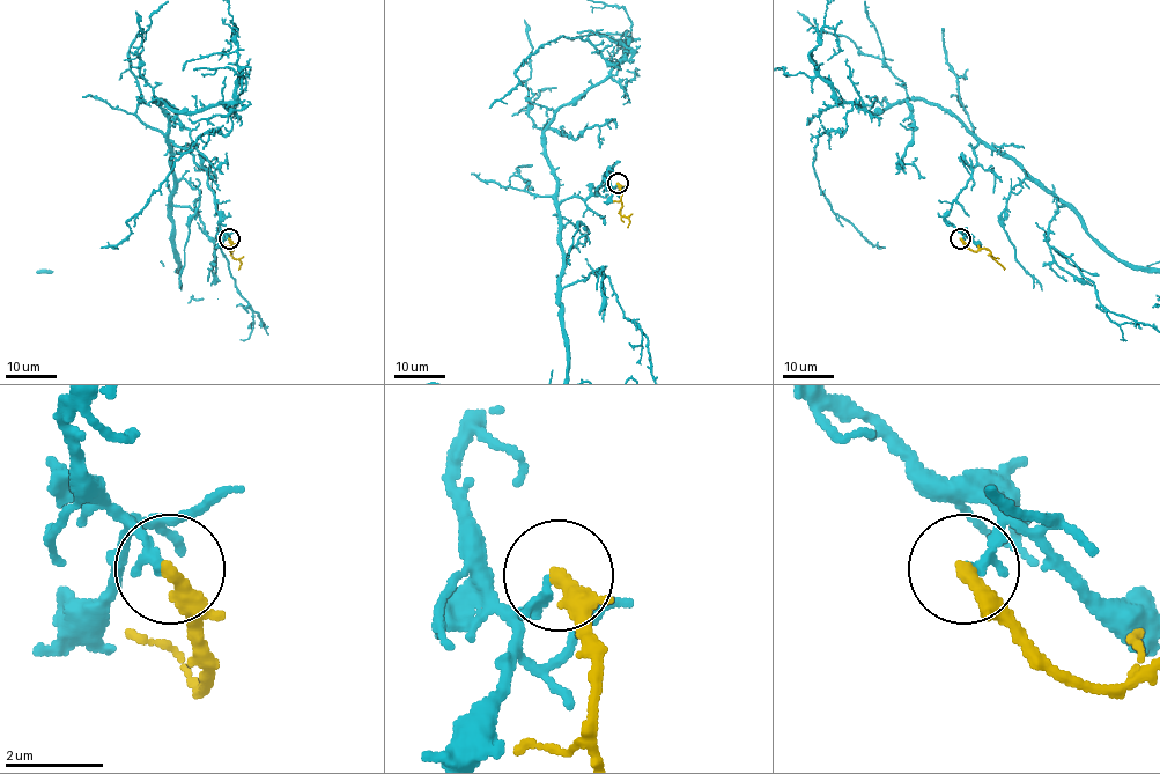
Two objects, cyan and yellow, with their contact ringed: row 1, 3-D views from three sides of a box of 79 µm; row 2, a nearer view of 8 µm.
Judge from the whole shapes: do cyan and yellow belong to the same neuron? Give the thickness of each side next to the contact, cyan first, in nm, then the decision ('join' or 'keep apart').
190/340 nm | keep apart

